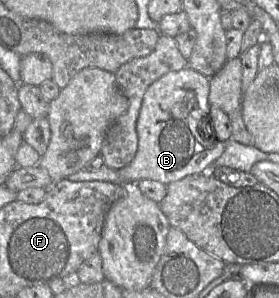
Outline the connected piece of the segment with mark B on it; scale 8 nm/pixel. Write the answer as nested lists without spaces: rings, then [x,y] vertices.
[[[187,66],[163,75],[147,88],[136,121],[137,151],[128,165],[117,170],[118,182],[115,184],[137,183],[142,179],[151,179],[168,185],[192,174],[210,173],[214,162],[223,154],[226,142],[211,137],[213,121],[207,119],[211,106],[208,100],[209,80],[210,78]]]

